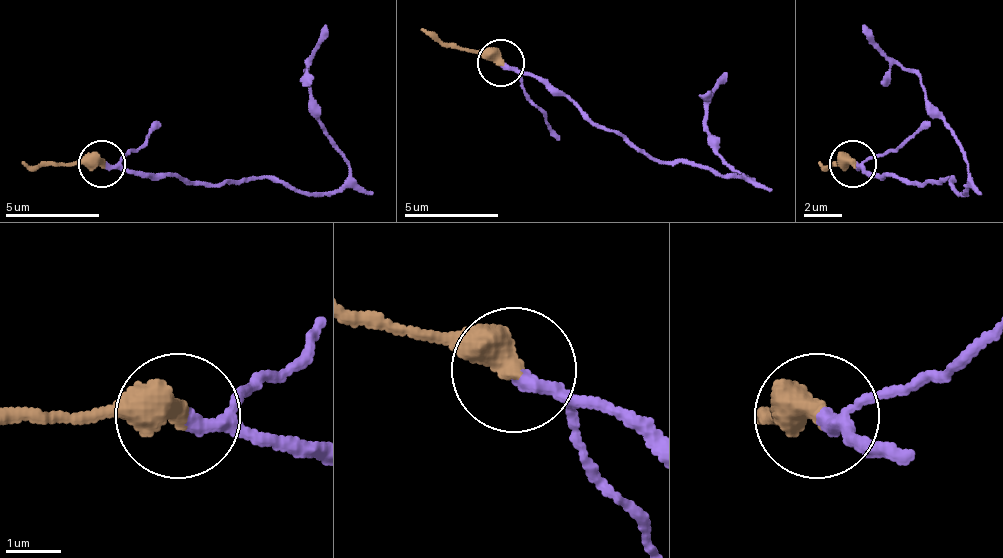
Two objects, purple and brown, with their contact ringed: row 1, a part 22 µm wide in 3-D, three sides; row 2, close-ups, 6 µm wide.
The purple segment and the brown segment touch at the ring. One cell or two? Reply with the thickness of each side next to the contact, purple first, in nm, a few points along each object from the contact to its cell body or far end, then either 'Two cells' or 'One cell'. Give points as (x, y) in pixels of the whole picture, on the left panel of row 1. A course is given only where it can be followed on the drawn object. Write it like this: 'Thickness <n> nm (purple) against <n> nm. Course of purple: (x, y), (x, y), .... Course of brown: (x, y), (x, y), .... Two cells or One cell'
Thickness 200 nm (purple) against 550 nm. Course of purple: (103, 162), (334, 191), (348, 158), (319, 120), (310, 78), (324, 26). Course of brown: (103, 162), (23, 162). One cell

